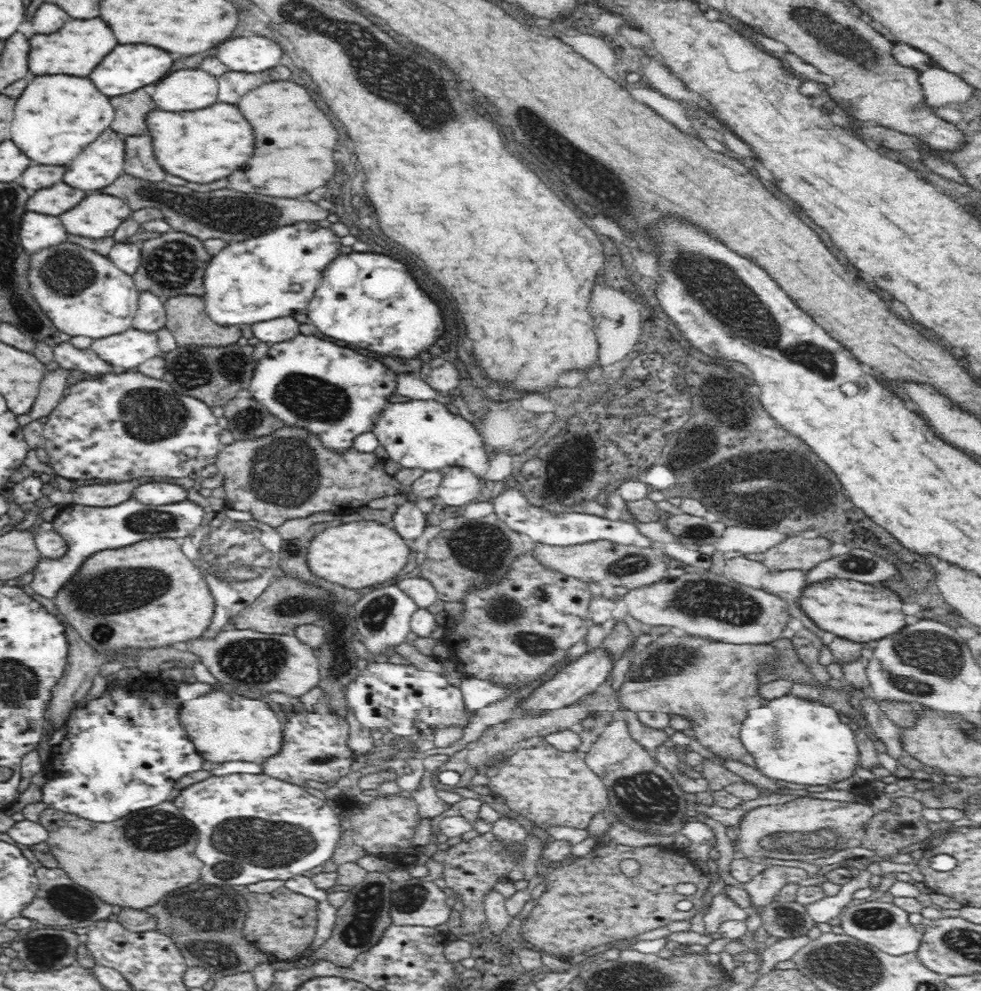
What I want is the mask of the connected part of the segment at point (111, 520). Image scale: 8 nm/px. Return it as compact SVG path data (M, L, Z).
M134 497L121 502L118 506L82 506L81 504L65 505L52 520L54 529L66 541L67 553L61 560L39 560L33 574L31 587L34 592L52 599L54 594L68 582L76 570L82 566L84 558L98 550L122 548L136 545L138 542L154 538L180 539L188 537L194 529L200 526L203 518L203 508L194 501L182 501L169 505L152 506L138 502Z

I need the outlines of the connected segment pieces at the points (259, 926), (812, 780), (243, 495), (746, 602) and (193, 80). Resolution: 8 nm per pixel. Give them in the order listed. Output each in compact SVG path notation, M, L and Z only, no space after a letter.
M286 887L274 890L272 894L244 894L248 900L248 910L243 937L260 951L272 952L278 960L295 961L312 945L318 926L317 905L315 898L306 897L290 891Z
M789 694L767 701L764 706L748 712L739 734L741 744L754 758L754 768L794 790L801 790L808 785L834 785L845 781L854 775L860 765L855 733L848 727L847 720L834 708L824 706L819 701L800 699Z
M285 426L258 440L234 442L218 453L215 466L226 477L223 484L226 493L224 506L242 512L250 512L254 520L278 528L290 519L306 518L315 512L340 512L346 508L366 506L375 498L400 493L401 484L385 472L387 460L374 453L352 450L346 454L334 454L332 448L320 446L318 438L303 428Z
M701 570L629 589L620 600L626 604L628 613L644 626L671 626L680 633L732 644L766 644L780 640L790 615L782 597Z
M178 70L154 86L152 100L160 110L190 112L218 102L216 78L204 70Z

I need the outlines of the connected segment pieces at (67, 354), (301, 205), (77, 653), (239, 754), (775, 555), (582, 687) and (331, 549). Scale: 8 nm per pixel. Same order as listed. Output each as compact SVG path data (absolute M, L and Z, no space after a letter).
M66 342L58 347L53 348L54 361L56 361L62 369L77 370L80 373L105 375L108 373L120 374L126 372L126 368L112 366L102 358L98 358L92 350L76 349L72 344Z
M124 172L114 184L110 184L108 188L104 188L100 192L122 198L132 210L152 206L152 208L162 211L163 219L169 226L172 226L174 231L184 232L200 241L208 240L208 238L219 238L229 242L242 241L249 237L258 237L272 232L286 224L316 223L326 220L330 214L315 202L302 202L302 200L294 200L294 198L272 198L272 196L246 194L246 192L228 189L194 192L186 186L173 186L166 182L150 184L150 182L138 180L134 176L128 176Z
M62 621L62 625L64 625L64 635L66 635L66 640L69 641L69 648L63 676L58 682L56 682L56 686L54 686L51 692L49 718L52 720L53 731L64 726L66 719L70 714L70 709L74 706L74 702L76 702L76 700L82 700L82 698L86 696L86 692L88 692L92 686L92 681L94 681L95 676L100 672L98 666L104 664L104 662L115 659L104 657L104 655L98 656L98 653L80 638L80 635L75 629L64 621Z
M210 691L198 698L182 701L180 722L188 738L208 765L212 762L260 762L278 752L282 746L282 724L276 712L259 696L234 691Z
M788 536L782 543L761 553L748 554L747 558L764 564L769 571L802 570L808 573L818 564L834 558L831 546L832 542L822 536L813 539Z
M603 647L592 648L582 653L576 660L568 663L559 673L555 674L552 680L542 684L540 688L534 691L530 698L523 701L522 708L530 710L556 710L564 706L573 705L579 702L582 696L594 692L600 684L606 682L608 675L614 668L614 658L611 652Z
M360 520L352 524L340 524L334 528L326 528L318 536L314 536L308 548L308 566L312 574L340 584L344 588L366 588L374 584L382 584L398 574L409 560L410 550L406 542L396 534L396 530L386 528L376 521Z

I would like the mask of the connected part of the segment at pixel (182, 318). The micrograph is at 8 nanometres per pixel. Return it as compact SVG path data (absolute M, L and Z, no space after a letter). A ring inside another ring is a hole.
M176 296L166 304L166 328L174 334L180 346L228 346L234 344L242 332L238 326L218 326L206 312L198 296Z

